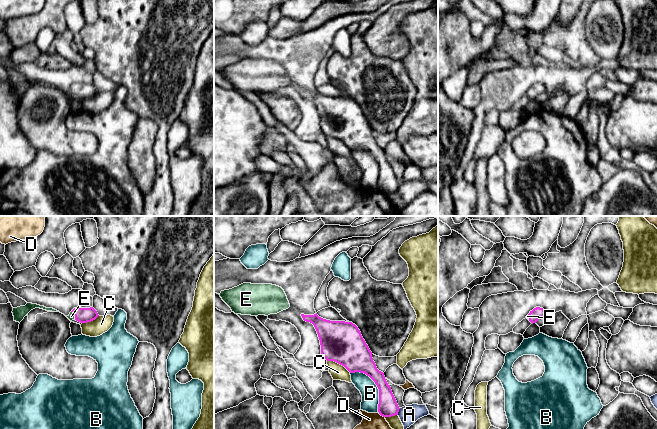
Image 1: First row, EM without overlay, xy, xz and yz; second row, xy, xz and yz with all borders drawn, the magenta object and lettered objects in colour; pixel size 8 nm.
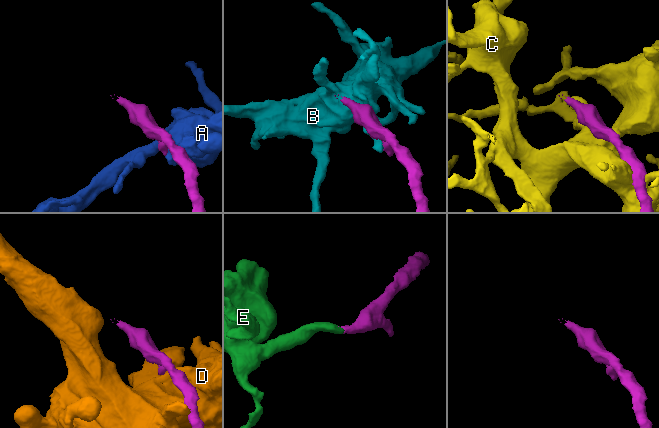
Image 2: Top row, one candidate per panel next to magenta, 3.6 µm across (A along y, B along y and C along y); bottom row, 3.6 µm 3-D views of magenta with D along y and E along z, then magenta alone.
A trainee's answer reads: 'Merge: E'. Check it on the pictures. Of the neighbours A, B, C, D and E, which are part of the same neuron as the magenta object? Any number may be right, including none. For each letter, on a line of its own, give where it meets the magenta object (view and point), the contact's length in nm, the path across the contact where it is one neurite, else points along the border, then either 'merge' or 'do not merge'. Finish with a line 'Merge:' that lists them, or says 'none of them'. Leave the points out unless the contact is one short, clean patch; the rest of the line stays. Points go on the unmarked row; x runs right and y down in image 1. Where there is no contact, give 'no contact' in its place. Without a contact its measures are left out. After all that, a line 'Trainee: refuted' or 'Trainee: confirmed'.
A: meets magenta in xz at (398, 187); contact 60 nm long; border along xz (400, 184), (397, 190); do not merge
B: meets magenta in xz at (376, 160); contact 400 nm long; do not merge
C: meets magenta in xz at (339, 139); contact 220 nm long; do not merge
D: meets magenta in xz at (381, 191); contact 70 nm long; do not merge
E: meets magenta in xy at (74, 90); contact 80 nm long; runs through xy (83, 91), (74, 90), (71, 92); merge
Merge: E
Trainee: confirmed

